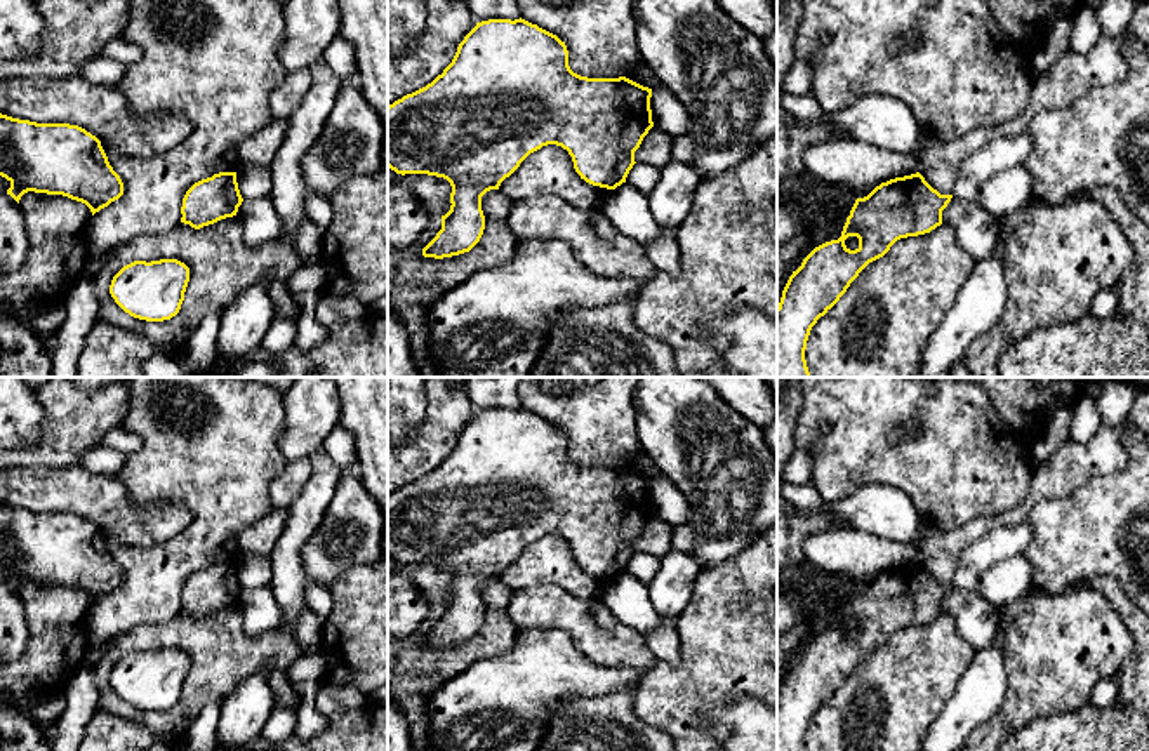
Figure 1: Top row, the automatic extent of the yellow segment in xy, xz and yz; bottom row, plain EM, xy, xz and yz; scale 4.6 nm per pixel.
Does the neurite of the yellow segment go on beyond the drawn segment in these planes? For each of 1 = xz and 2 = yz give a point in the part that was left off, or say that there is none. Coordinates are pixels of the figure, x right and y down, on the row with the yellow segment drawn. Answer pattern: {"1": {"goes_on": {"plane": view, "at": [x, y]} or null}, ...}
{"1": {"goes_on": null}, "2": {"goes_on": null}}

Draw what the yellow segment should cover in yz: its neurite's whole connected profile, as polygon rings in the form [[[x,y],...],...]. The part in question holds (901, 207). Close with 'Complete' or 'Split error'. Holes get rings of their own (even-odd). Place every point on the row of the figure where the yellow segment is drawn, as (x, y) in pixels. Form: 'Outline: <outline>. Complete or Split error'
Outline: [[[916,172],[876,186],[867,196],[857,198],[841,236],[815,247],[789,276],[777,306],[777,377],[812,377],[805,360],[812,327],[847,292],[859,273],[883,257],[890,247],[907,236],[930,233],[942,224],[942,210],[953,195],[940,195]]]. Complete

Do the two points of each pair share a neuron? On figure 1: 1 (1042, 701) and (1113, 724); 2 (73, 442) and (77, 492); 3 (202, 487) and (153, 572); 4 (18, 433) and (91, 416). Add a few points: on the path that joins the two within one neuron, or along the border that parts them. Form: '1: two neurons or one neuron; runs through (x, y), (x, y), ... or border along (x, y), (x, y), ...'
1: two neurons; border along (1089, 699), (1075, 710), (1033, 720)
2: two neurons; border along (79, 465), (35, 468)
3: one neuron; runs through (202, 510), (202, 531), (176, 557)
4: two neurons; border along (35, 395), (42, 431), (18, 449)

